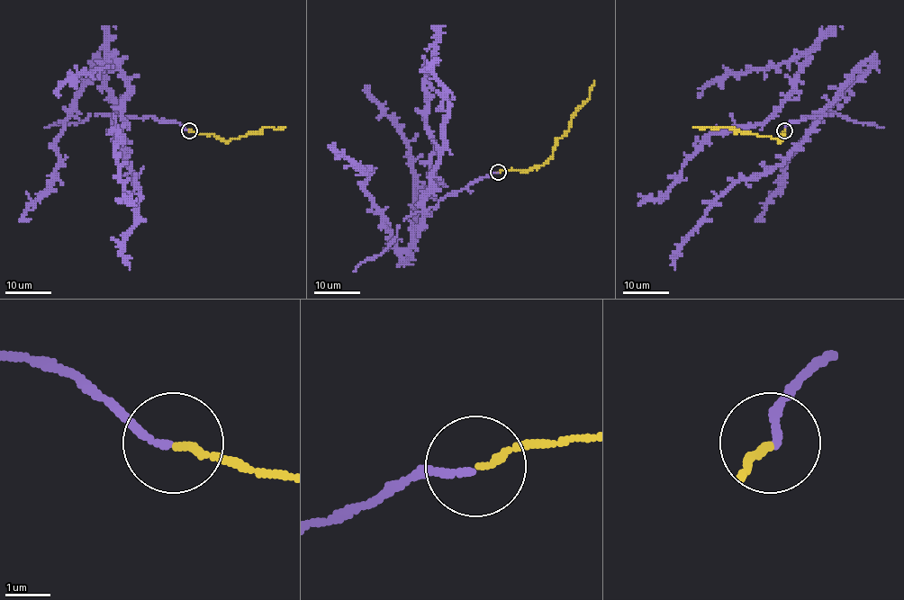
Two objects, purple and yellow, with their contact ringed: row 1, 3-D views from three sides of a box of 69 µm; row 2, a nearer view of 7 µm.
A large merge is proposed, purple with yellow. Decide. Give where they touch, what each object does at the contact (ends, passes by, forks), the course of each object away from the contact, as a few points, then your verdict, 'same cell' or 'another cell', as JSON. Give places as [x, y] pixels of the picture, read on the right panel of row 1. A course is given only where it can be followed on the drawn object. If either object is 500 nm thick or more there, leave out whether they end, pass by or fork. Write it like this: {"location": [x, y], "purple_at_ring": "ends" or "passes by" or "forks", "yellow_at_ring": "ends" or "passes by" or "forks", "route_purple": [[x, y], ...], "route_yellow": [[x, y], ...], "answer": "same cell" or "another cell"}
{"location": [784, 130], "purple_at_ring": "ends", "yellow_at_ring": "ends", "route_purple": [[785, 129], [802, 115], [822, 116], [852, 75], [865, 73], [789, 161], [760, 221], [764, 219]], "route_yellow": [[784, 129], [780, 141], [727, 128], [692, 128]], "answer": "same cell"}

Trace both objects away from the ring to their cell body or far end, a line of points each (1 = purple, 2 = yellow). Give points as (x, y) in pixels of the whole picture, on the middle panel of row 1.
1: (498, 173), (472, 181), (422, 210), (422, 223), (402, 253), (366, 190), (367, 176), (330, 147), (338, 152)
2: (498, 172), (529, 171), (544, 165), (552, 155), (556, 139), (568, 130), (573, 114), (589, 97), (593, 80)

